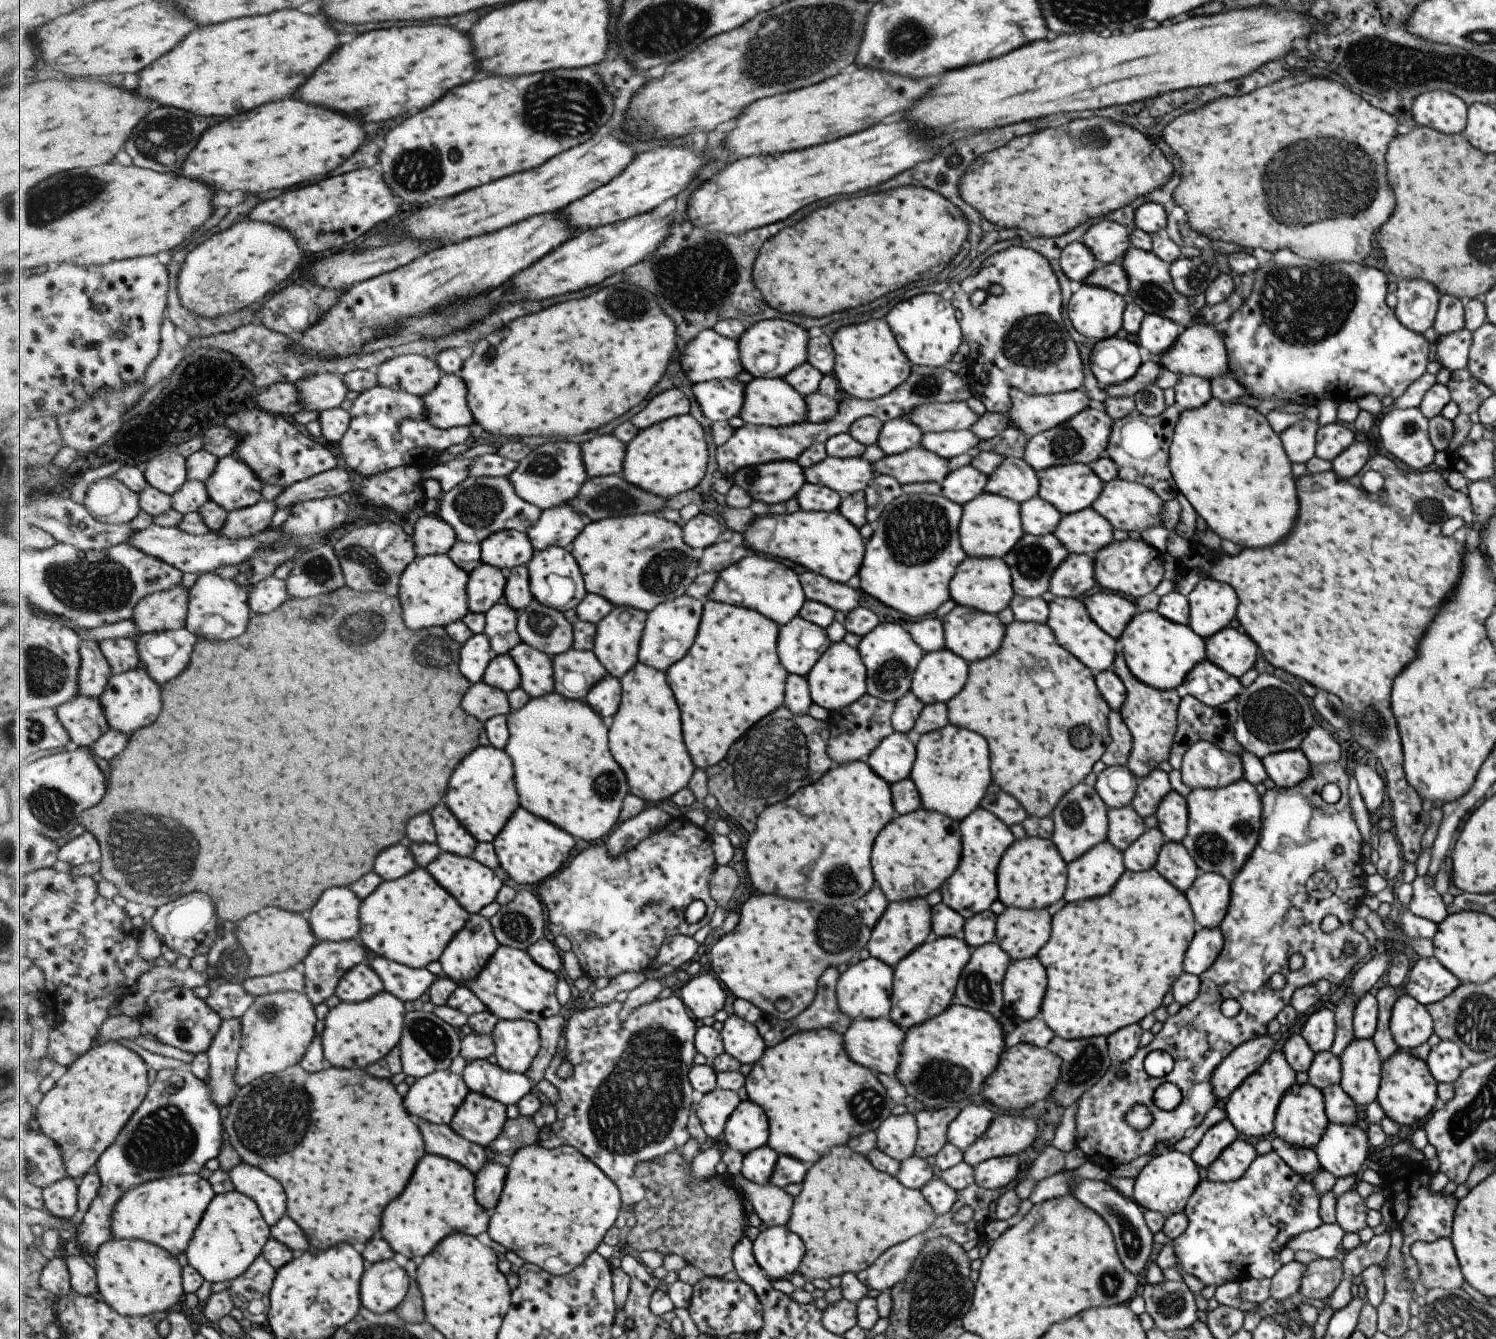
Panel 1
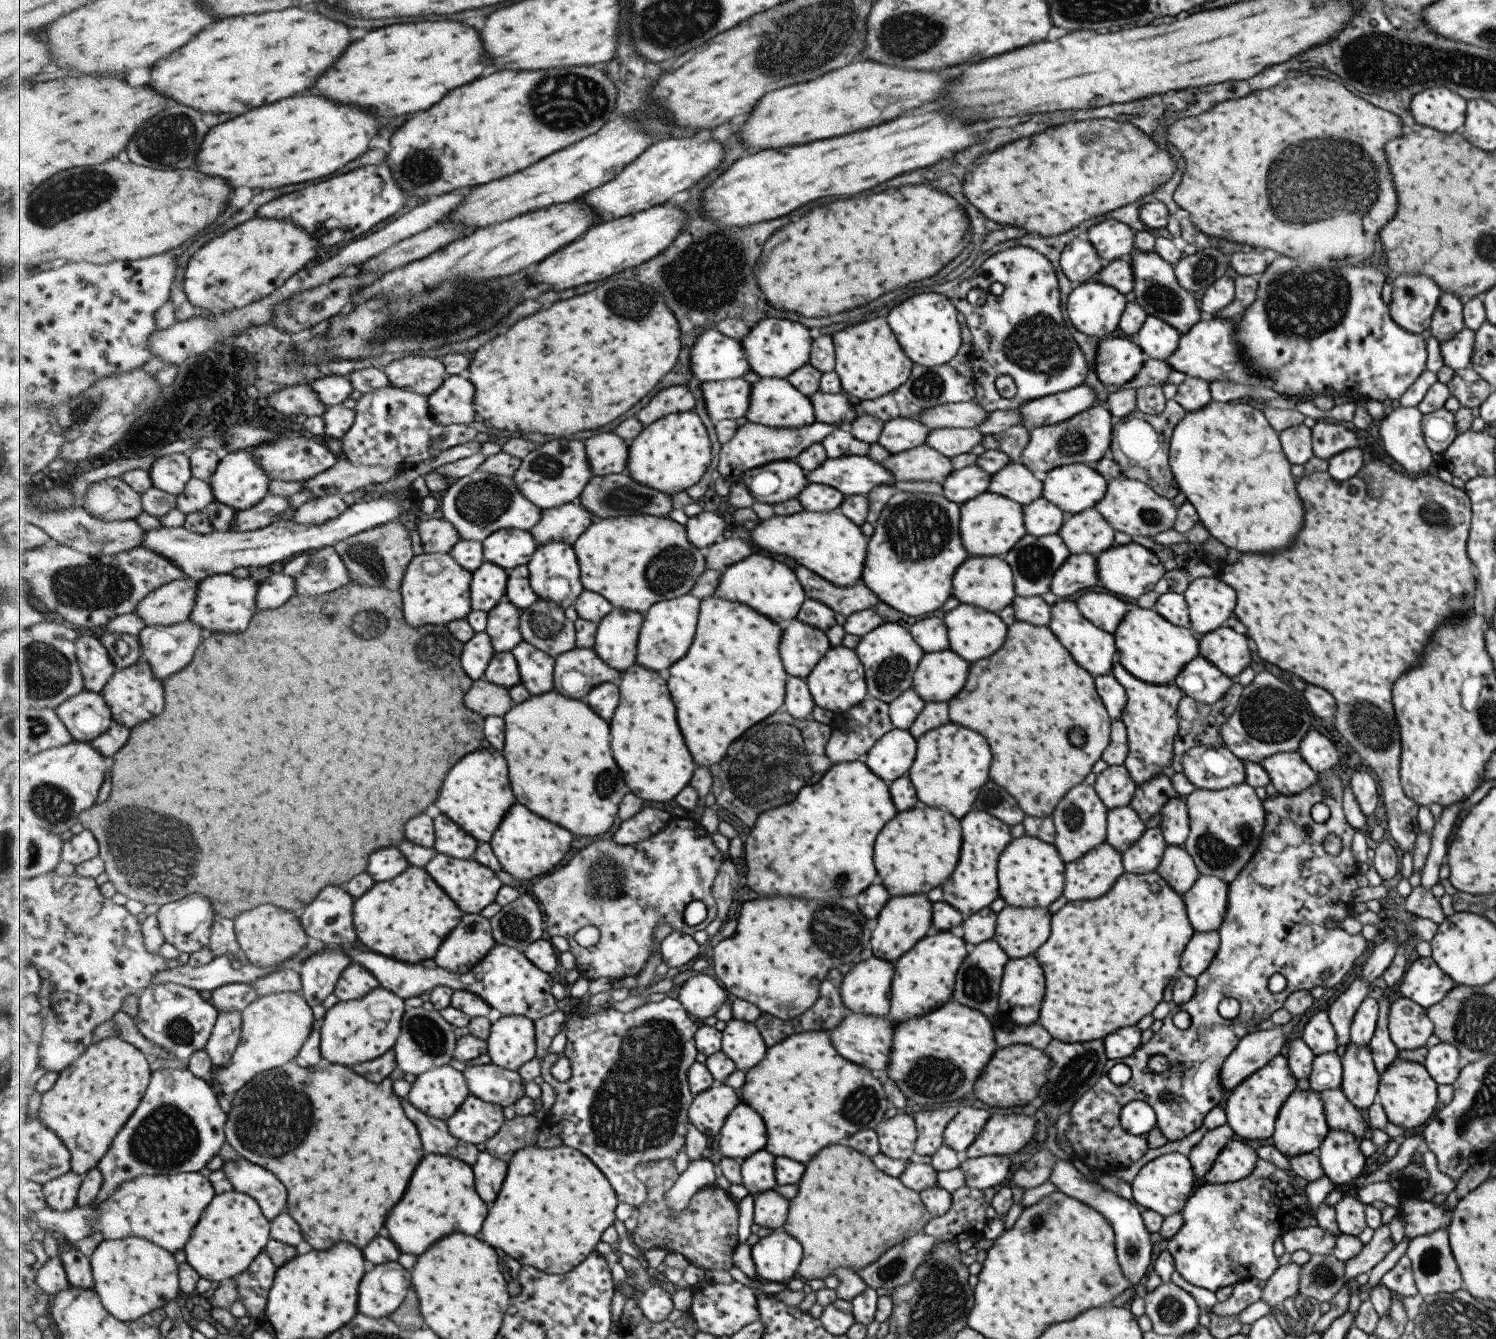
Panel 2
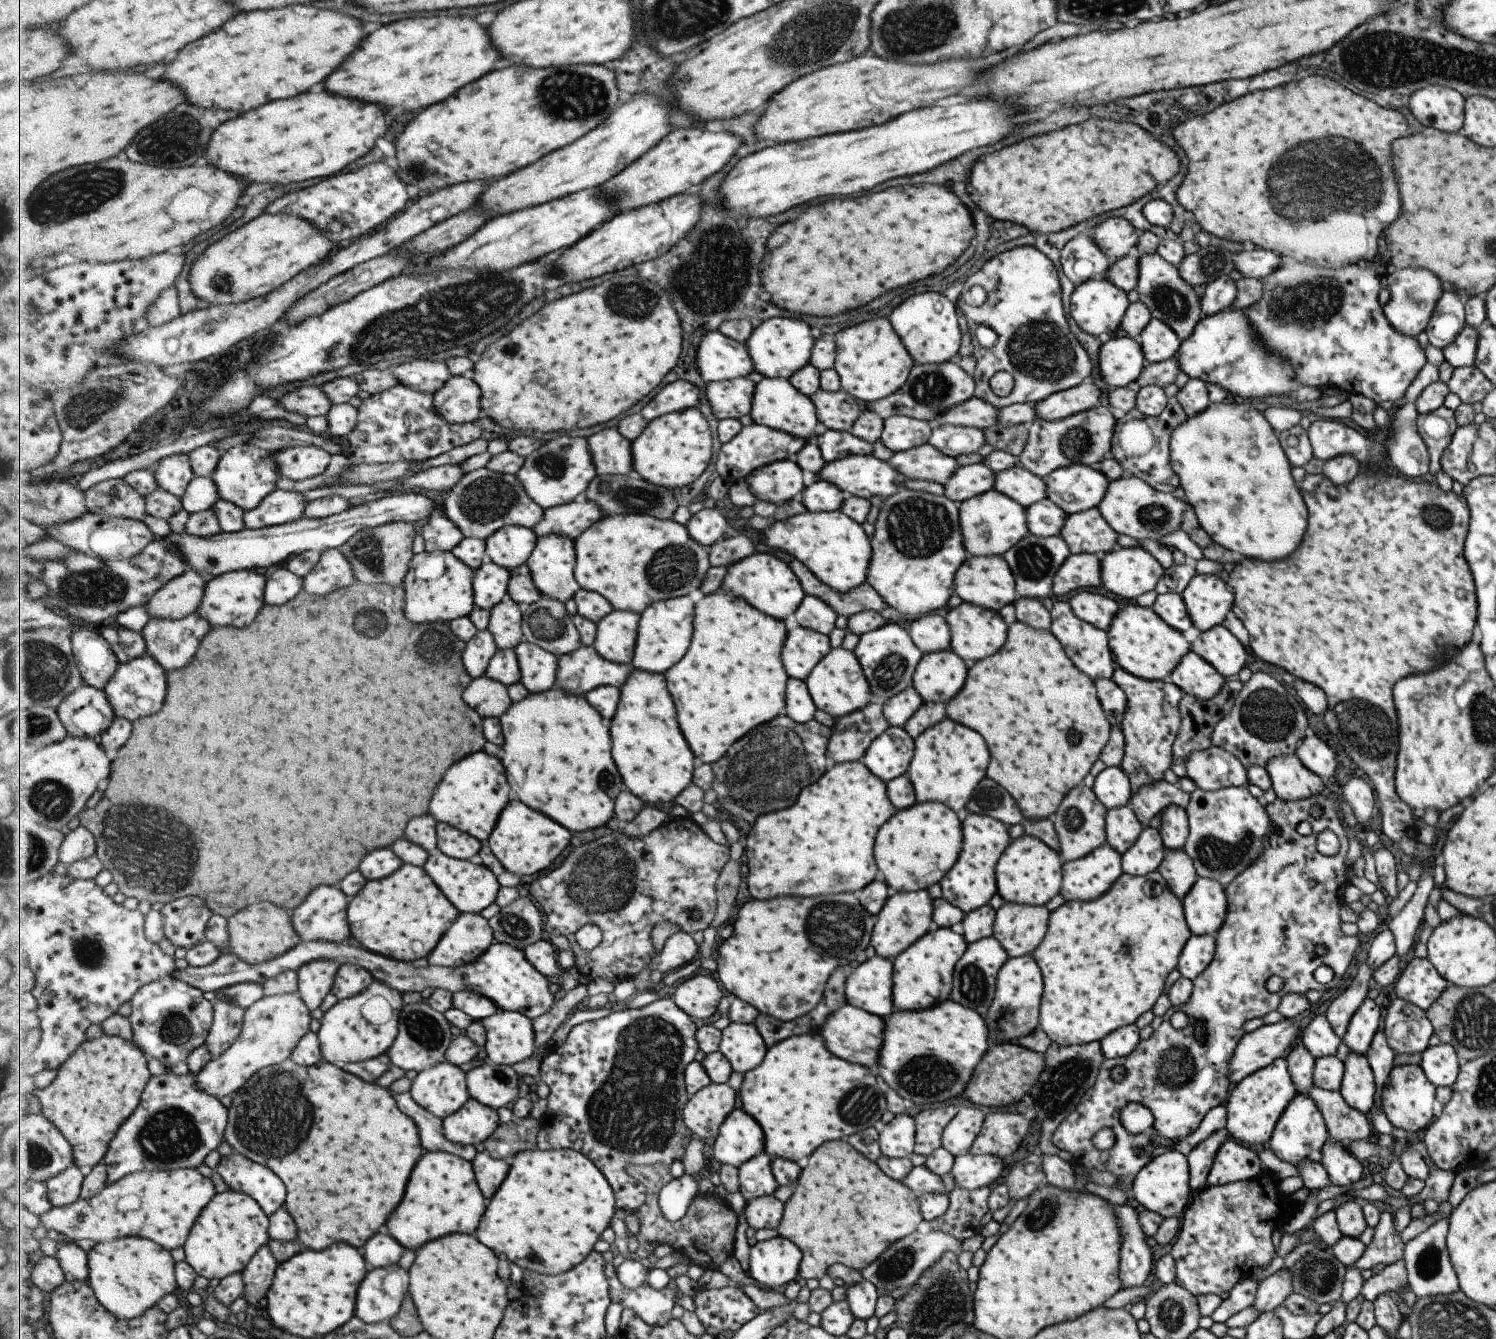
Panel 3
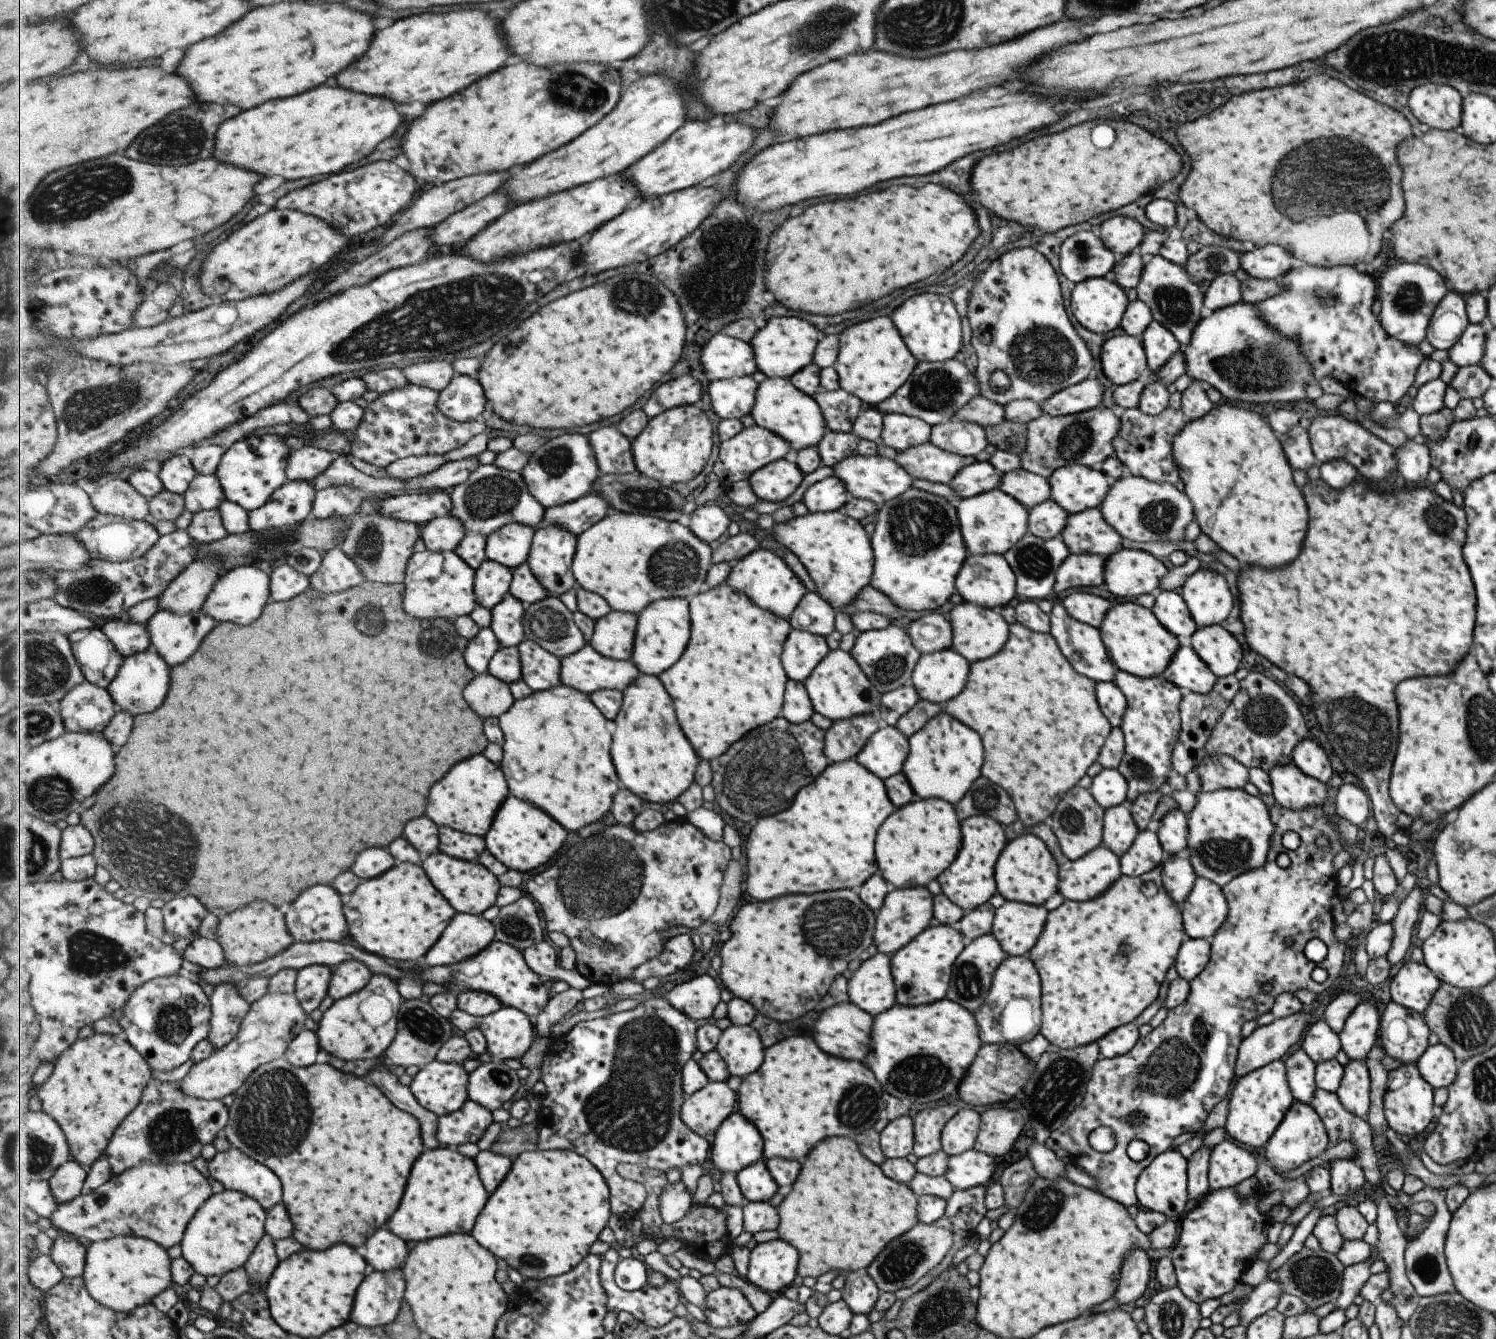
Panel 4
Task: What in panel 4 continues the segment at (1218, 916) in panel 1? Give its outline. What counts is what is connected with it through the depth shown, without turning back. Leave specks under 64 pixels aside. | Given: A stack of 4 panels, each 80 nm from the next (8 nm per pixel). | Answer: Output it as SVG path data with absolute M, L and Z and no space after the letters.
M1196 877L1180 906L1186 938L1209 940L1223 924L1227 909L1220 887L1206 878Z

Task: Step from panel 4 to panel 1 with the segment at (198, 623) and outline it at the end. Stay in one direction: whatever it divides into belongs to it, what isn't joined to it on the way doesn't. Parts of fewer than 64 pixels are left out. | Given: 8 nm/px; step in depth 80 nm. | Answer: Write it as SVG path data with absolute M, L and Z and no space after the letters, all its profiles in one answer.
M187 626L178 630L149 632L138 638L139 655L157 684L177 678L191 662L200 637Z

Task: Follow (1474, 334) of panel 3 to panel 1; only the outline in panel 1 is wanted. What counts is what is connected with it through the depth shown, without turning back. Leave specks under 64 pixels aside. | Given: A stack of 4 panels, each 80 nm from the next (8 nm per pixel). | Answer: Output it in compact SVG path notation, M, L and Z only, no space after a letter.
M1465 328L1437 338L1432 348L1432 357L1451 373L1466 369L1469 346L1471 344L1471 332Z

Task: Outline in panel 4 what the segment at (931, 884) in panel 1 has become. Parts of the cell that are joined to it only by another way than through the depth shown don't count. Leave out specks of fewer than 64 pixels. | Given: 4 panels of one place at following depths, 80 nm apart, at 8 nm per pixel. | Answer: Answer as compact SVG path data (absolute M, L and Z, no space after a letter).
M915 797L880 824L874 836L874 857L879 874L890 888L925 887L953 862L960 844L960 820L954 806L941 799Z

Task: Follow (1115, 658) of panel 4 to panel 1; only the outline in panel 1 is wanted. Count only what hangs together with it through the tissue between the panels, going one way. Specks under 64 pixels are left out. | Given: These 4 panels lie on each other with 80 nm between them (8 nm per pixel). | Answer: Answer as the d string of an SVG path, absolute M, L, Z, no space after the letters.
M1156 611L1136 612L1116 639L1129 673L1142 684L1156 690L1172 690L1185 674L1205 659L1205 644L1186 625L1162 618Z

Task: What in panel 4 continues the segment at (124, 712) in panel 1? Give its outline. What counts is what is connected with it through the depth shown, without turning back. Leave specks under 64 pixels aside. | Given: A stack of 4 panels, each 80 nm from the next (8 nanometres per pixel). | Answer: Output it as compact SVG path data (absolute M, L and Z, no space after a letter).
M155 650L148 651L127 657L120 668L113 682L108 686L108 691L112 693L113 700L116 701L117 710L125 711L131 715L139 716L145 712L155 712L161 708L169 694L171 686L171 667L167 661Z

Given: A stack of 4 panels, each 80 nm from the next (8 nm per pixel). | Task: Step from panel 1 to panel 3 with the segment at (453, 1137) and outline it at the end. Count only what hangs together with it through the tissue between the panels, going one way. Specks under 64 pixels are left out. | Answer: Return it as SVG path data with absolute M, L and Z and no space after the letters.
M411 1093L395 1094L395 1096L400 1108L418 1124L420 1137L427 1152L445 1151L460 1156L469 1162L475 1160L475 1157L479 1154L475 1145L457 1144L447 1138L443 1126L444 1119L435 1116L420 1104L417 1104Z

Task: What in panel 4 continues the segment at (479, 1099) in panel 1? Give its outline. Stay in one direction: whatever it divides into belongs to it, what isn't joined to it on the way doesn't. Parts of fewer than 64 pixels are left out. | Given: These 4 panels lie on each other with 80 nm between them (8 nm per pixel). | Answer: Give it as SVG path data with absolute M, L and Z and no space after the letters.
M469 1099L460 1111L440 1117L437 1136L442 1146L456 1148L479 1142L493 1122L492 1110Z

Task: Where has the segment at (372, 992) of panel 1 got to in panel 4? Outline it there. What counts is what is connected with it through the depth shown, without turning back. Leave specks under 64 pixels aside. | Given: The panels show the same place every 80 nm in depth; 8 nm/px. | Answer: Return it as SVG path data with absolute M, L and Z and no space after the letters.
M347 960L334 968L333 972L328 994L336 1001L363 990L374 975L364 961L358 960Z

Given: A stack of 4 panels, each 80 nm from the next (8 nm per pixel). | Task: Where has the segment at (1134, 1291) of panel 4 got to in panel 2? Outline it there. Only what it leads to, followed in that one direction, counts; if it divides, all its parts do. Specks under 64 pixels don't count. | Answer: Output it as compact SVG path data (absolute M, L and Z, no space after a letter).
M1056 1160L1056 1163L1052 1166L1048 1181L1055 1185L1057 1191L1090 1206L1105 1217L1114 1232L1116 1261L1123 1276L1127 1277L1131 1287L1141 1288L1148 1274L1147 1268L1151 1268L1152 1243L1149 1241L1149 1233L1145 1230L1139 1206L1133 1200L1123 1199L1112 1191L1105 1190L1101 1185L1079 1173L1071 1163L1064 1161Z

